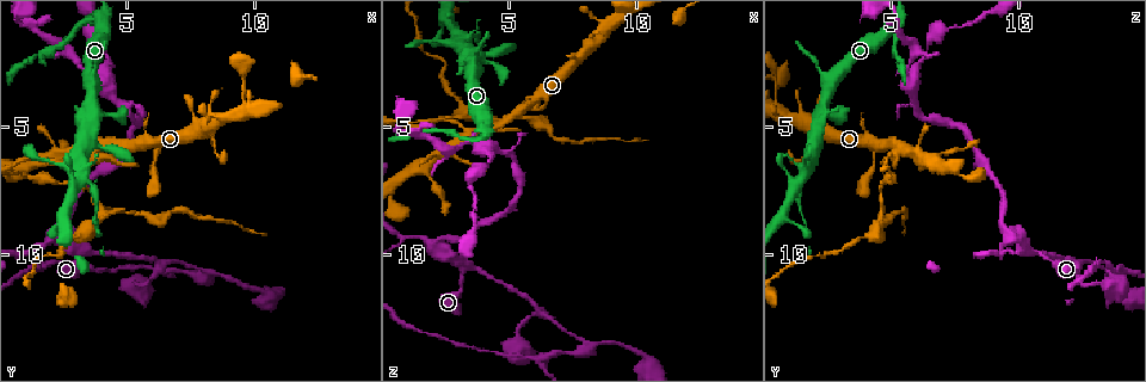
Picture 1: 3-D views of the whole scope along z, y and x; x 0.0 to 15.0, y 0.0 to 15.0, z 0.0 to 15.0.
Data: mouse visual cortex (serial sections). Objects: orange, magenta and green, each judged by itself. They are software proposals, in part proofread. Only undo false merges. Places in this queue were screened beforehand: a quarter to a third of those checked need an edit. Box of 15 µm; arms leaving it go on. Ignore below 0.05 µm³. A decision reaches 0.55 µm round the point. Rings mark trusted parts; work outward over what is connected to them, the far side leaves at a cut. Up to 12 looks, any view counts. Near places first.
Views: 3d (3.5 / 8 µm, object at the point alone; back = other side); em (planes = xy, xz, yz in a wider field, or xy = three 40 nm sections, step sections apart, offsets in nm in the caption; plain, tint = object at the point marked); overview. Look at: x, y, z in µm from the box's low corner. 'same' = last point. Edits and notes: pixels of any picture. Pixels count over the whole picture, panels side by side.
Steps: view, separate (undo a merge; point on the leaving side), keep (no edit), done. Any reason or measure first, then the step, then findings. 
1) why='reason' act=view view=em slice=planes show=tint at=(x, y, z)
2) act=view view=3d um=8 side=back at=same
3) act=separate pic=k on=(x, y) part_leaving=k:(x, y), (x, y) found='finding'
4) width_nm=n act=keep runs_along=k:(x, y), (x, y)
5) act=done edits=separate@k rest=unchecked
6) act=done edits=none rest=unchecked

why='branch point' act=view view=3d um=3.5 at=(3.2, 9.9, 10.6)

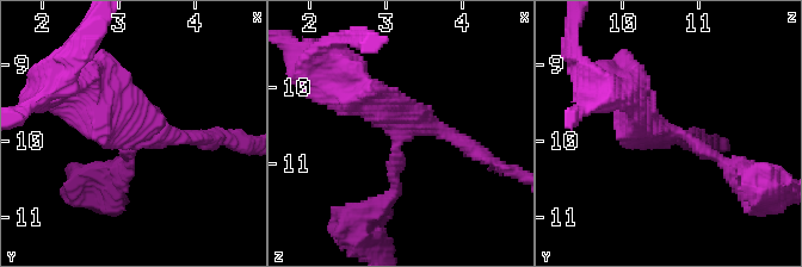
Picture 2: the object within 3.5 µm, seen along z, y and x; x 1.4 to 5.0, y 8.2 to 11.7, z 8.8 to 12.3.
arms=3 arm_widths_nm=150,200,500 why='shape alone is not enough' act=view view=em slice=planes show=tint at=(3.20, 9.85, 10.55)

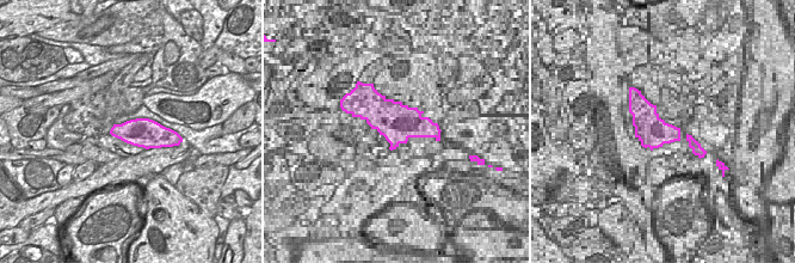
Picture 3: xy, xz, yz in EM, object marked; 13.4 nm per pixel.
act=keep runs_along=2:(727, 167), (651, 130), (621, 82) found='all the same cell'

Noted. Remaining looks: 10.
why='branch point' act=view view=3d um=3.5 at=(4.1, 3.0, 5.8)

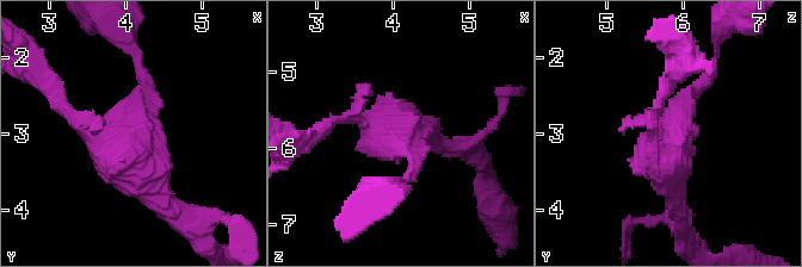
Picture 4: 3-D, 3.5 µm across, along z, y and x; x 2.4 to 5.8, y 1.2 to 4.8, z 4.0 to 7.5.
arms=3 arm_widths_nm=150,200,250 act=view view=em slice=xy step=1 show=tint at=(4.15, 3.05, 5.80)

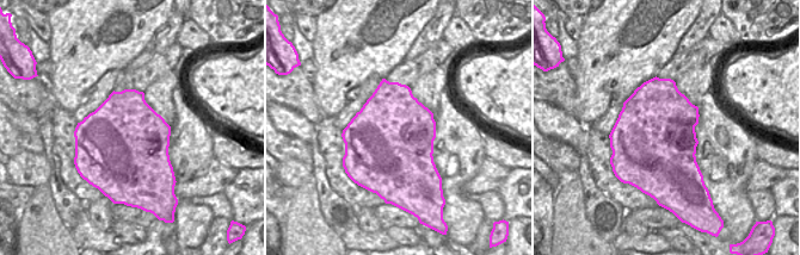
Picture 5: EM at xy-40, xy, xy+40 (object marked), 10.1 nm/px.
act=keep runs_along=4:(178, 213), (123, 155), (63, 107) found='all the same cell'

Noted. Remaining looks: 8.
why='a fork' act=view view=3d um=3.5 at=(3.5, 6.0, 5.3)

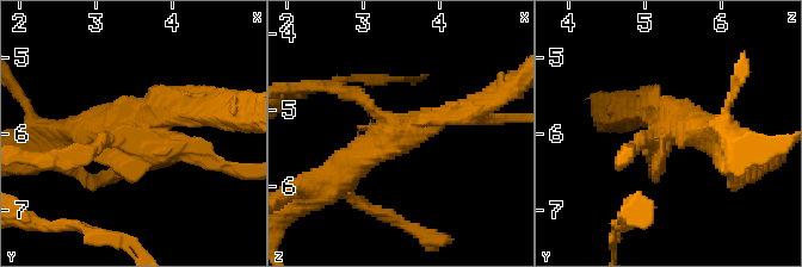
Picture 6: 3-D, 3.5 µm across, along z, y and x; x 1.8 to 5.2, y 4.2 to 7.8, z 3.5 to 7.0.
act=separate pic=6 on=(201, 156) part_leaving=6:(381, 115), (351, 93), (300, 87) found='two cells meet here'

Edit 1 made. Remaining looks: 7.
why='redraw' act=view view=overview

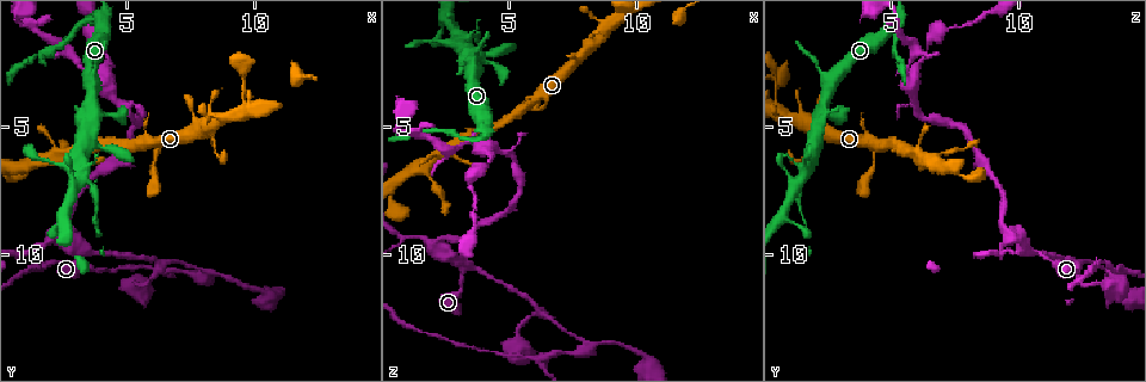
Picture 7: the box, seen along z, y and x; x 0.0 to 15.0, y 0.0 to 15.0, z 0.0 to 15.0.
why='three arms meet' act=view view=3d um=3.5 side=back at=(2.9, 7.2, 1.2)

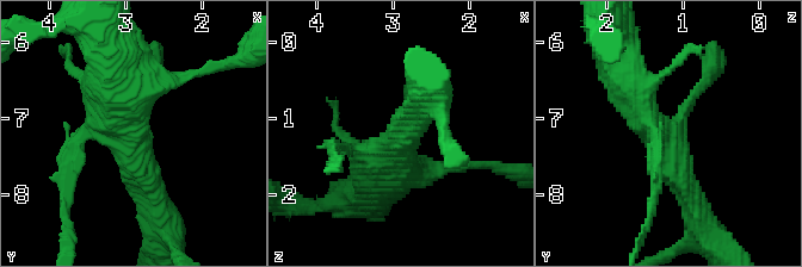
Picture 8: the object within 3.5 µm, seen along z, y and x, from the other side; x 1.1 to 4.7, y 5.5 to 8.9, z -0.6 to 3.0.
why='shape alone is not enough' act=view view=em slice=xy step=3 show=tint at=(2.90, 7.20, 1.15)

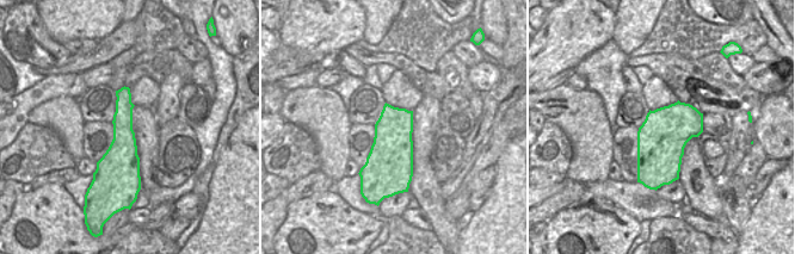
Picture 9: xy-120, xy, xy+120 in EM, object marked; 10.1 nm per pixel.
act=view view=em slice=planes show=tint at=same

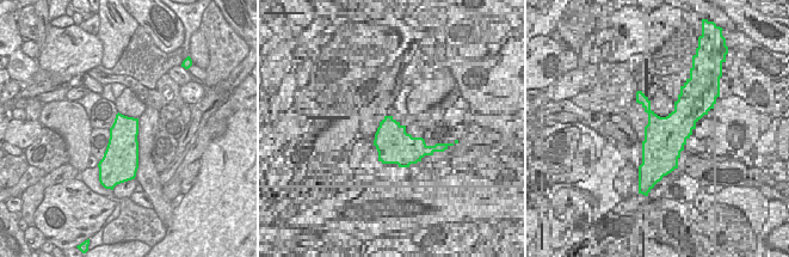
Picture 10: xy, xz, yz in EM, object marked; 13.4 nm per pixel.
act=keep runs_along=8:(389, 178), (382, 159), (415, 88) found='all the same cell'

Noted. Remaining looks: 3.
why='abrupt turn' act=view view=3d um=3.5 at=(8.0, 10.8, 13.6)

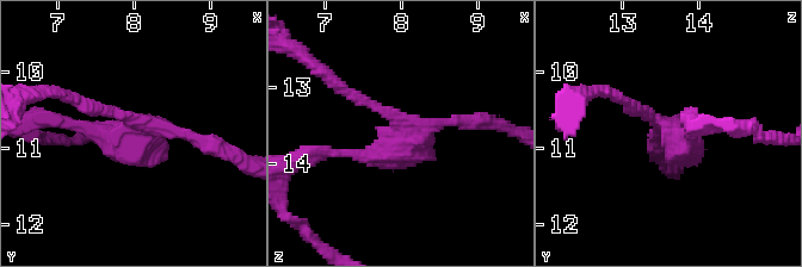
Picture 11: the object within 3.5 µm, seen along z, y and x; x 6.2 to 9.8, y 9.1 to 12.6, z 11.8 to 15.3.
why='shape alone is not enough' act=view view=em slice=planes show=tint at=(8.05, 10.70, 13.50)

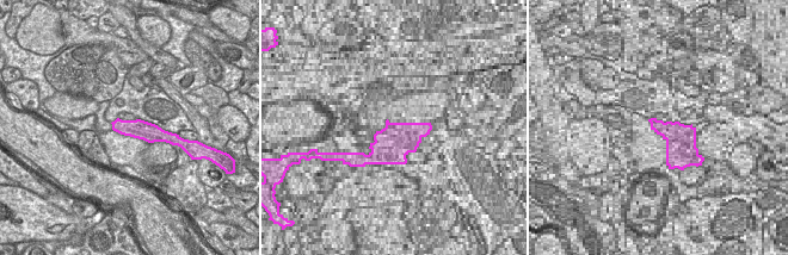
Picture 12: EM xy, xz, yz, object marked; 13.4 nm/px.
act=separate pic=11 on=(66, 124) found='a second cell is stuck on'

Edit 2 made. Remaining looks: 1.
act=done edits=separate@6,separate@11 rest=unchecked

